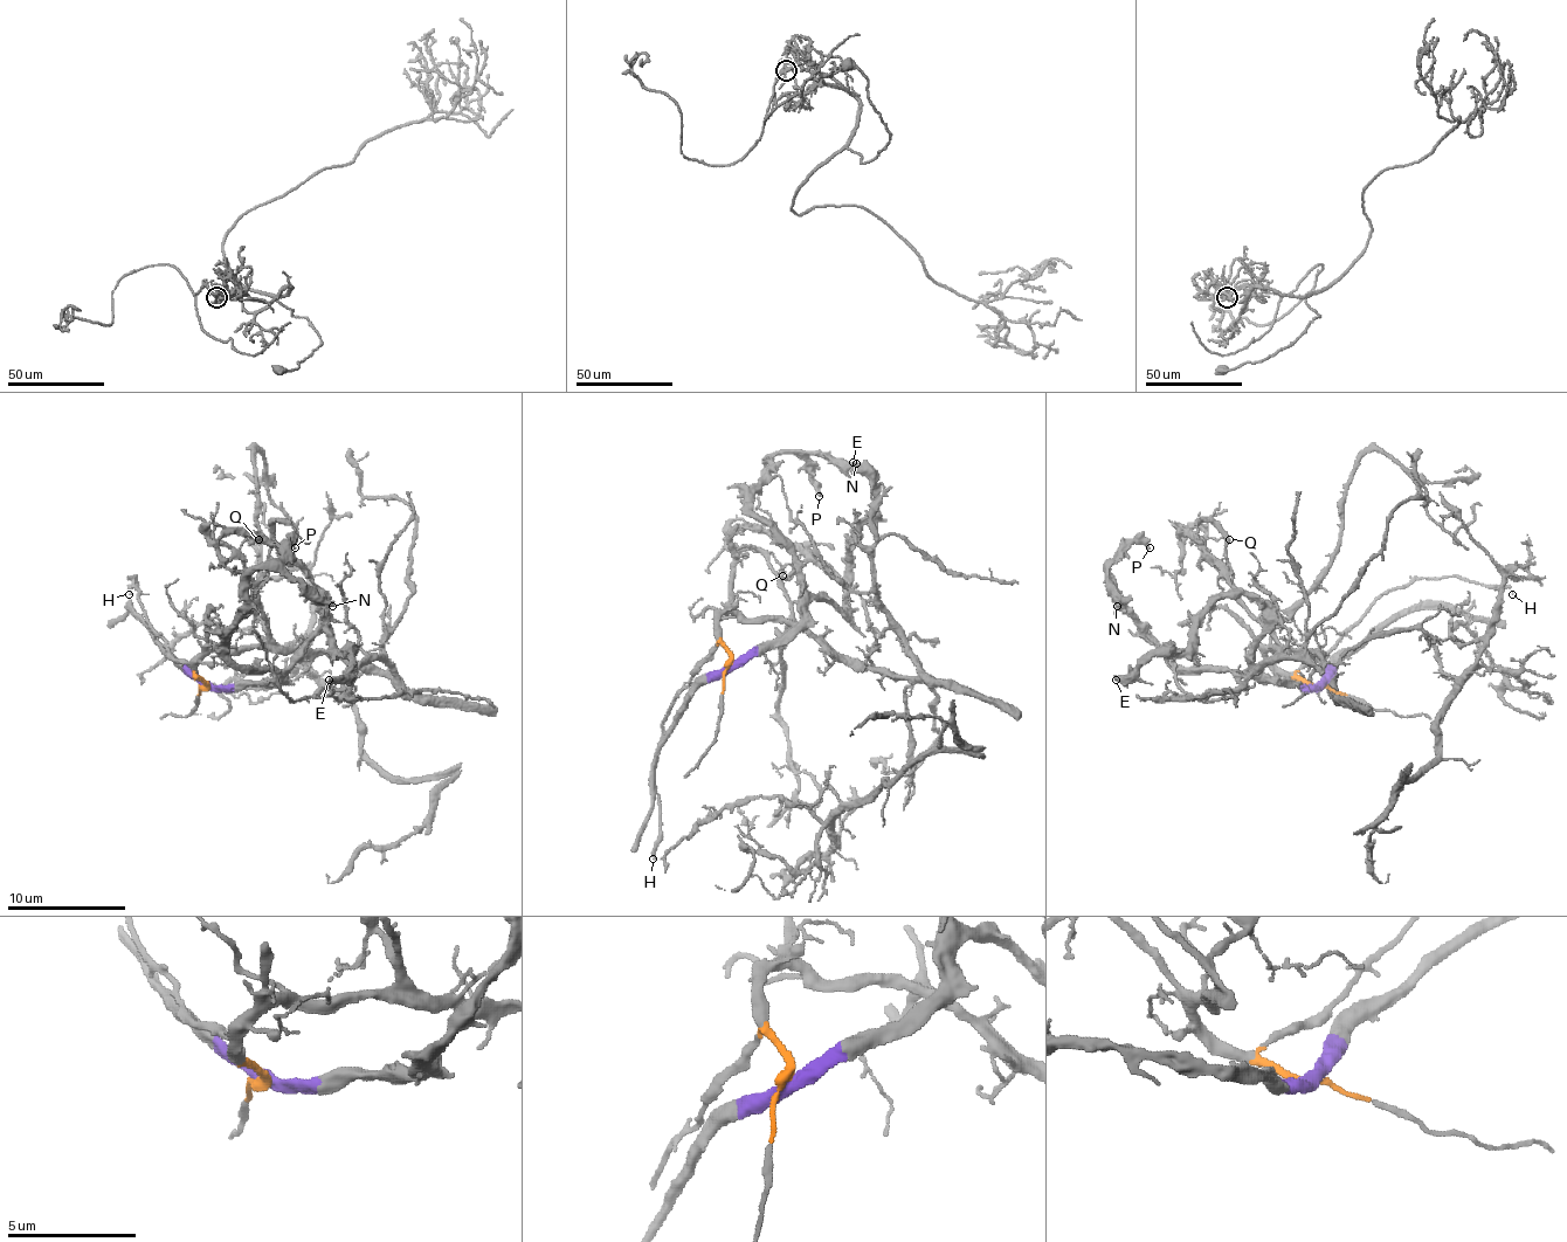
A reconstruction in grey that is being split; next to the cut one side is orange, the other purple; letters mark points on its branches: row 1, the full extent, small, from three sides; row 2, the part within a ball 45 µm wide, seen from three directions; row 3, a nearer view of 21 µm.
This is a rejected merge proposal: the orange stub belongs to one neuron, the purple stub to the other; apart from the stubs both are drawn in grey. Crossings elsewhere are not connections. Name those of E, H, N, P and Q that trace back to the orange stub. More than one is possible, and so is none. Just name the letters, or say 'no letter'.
H, Q

